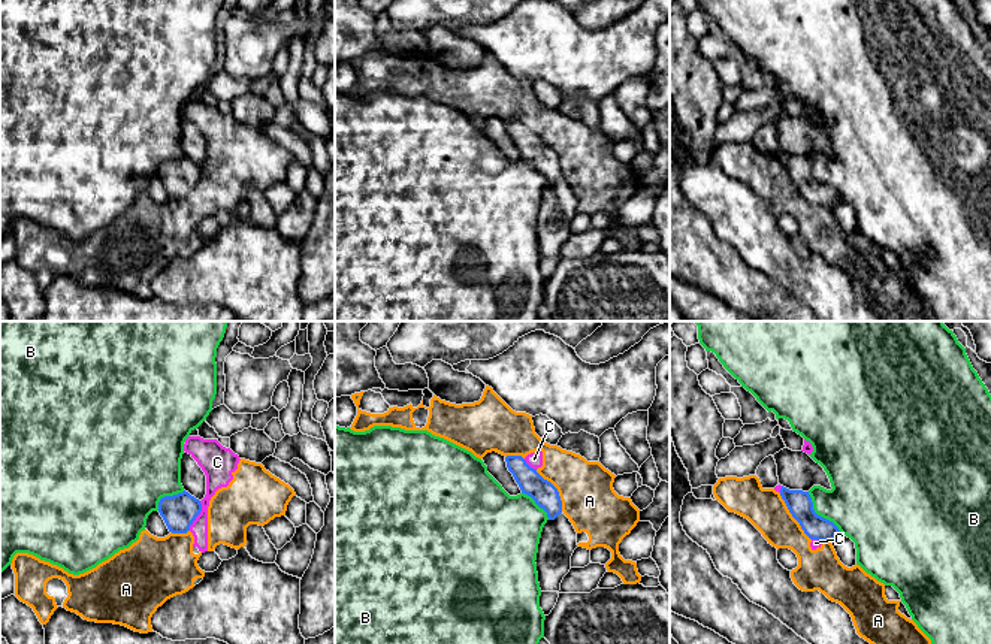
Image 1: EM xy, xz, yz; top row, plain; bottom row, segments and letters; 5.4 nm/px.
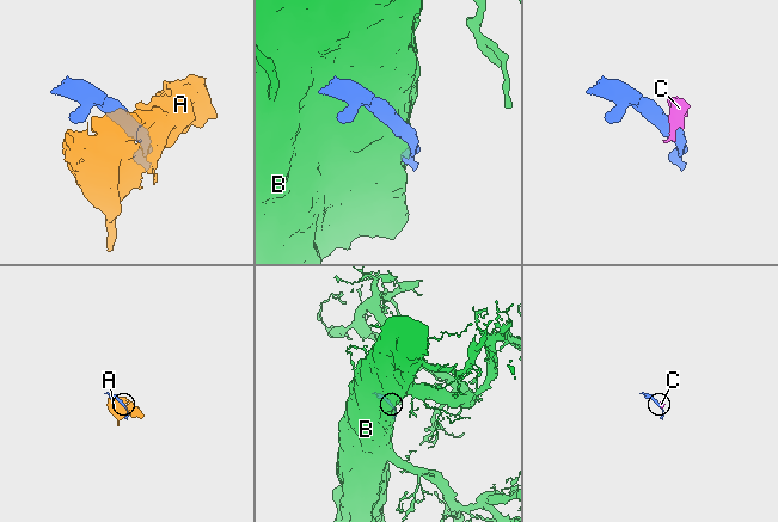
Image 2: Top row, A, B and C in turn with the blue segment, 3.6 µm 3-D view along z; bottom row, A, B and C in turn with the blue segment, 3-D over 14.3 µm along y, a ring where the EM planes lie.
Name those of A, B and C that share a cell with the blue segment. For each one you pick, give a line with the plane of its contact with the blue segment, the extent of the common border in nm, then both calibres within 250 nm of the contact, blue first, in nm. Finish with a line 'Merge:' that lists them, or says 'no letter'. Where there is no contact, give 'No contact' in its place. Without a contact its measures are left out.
Merge: no letter

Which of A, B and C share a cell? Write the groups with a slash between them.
A C / B

